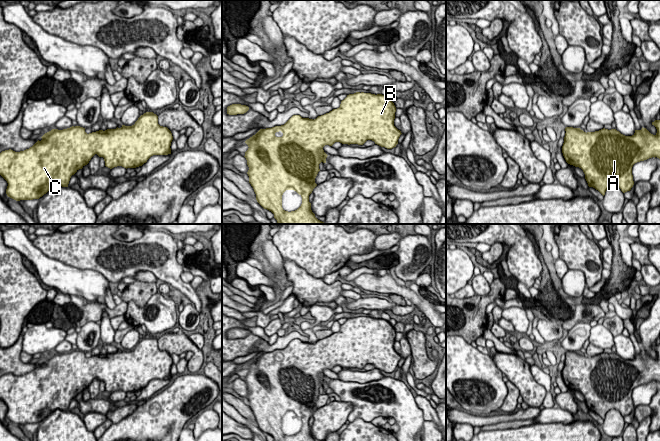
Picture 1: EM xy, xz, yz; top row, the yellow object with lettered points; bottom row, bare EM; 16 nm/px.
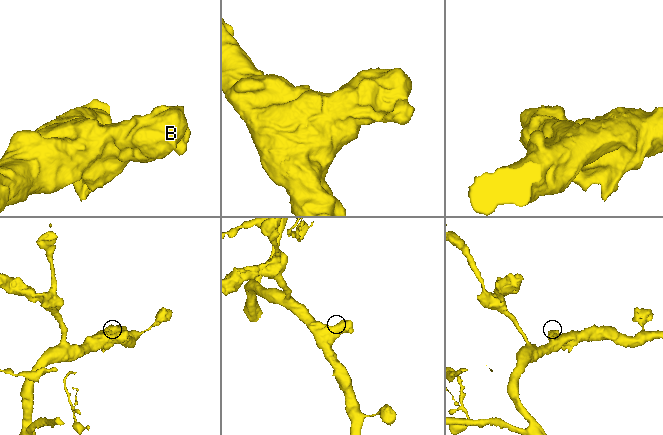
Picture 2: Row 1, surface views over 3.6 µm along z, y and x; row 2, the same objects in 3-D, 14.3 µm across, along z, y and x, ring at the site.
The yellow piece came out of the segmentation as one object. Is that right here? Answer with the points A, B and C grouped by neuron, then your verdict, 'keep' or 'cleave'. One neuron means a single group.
groups A B C; keep

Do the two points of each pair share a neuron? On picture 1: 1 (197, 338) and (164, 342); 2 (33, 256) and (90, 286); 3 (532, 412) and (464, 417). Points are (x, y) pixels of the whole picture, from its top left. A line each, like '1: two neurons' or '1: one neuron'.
1: two neurons
2: one neuron
3: one neuron

